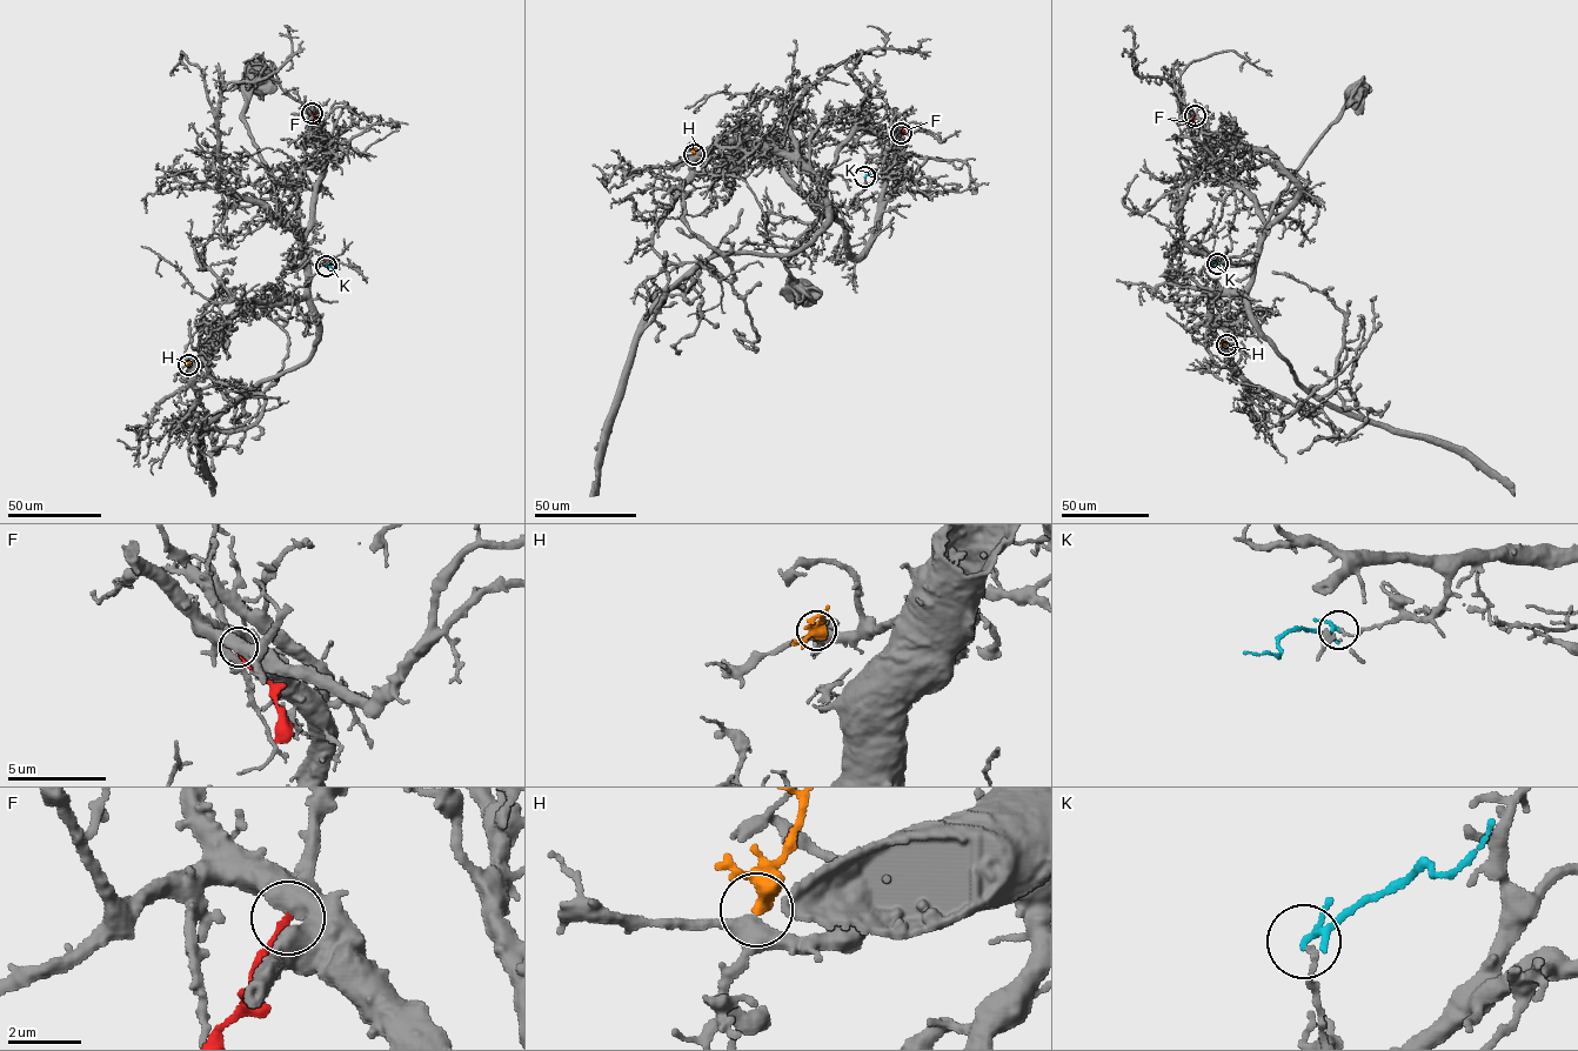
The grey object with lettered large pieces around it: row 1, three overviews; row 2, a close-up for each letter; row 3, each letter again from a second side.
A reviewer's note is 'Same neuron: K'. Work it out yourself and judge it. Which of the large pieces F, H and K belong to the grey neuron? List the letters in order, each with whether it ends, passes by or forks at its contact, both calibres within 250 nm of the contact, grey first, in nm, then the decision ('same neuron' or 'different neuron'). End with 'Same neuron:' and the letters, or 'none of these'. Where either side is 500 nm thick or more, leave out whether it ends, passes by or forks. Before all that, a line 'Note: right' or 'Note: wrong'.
Note: wrong
F: it ends | 460/190 nm | different neuron
H: it passes by | 360/360 nm | same neuron
K: it passes by | 150/180 nm | different neuron
Same neuron: H

